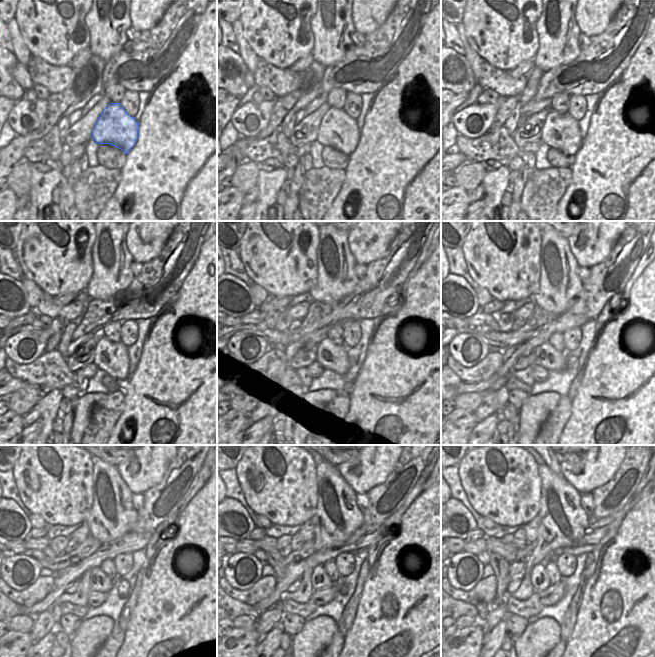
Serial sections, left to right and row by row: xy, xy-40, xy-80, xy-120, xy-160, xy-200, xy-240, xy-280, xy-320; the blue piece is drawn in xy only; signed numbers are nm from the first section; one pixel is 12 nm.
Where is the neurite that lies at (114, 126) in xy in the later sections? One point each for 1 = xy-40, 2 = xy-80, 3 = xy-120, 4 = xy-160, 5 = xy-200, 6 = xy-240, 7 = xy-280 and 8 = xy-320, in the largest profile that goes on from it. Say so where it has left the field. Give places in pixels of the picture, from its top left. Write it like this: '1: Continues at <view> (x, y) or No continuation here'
1: Continues at xy-40 (338, 130)
2: Continues at xy-80 (560, 131)
3: Continues at xy-120 (111, 357)
4: Continues at xy-160 (330, 356)
5: Continues at xy-200 (547, 356)
6: Continues at xy-240 (99, 581)
7: Continues at xy-280 (319, 579)
8: Continues at xy-320 (540, 581)

